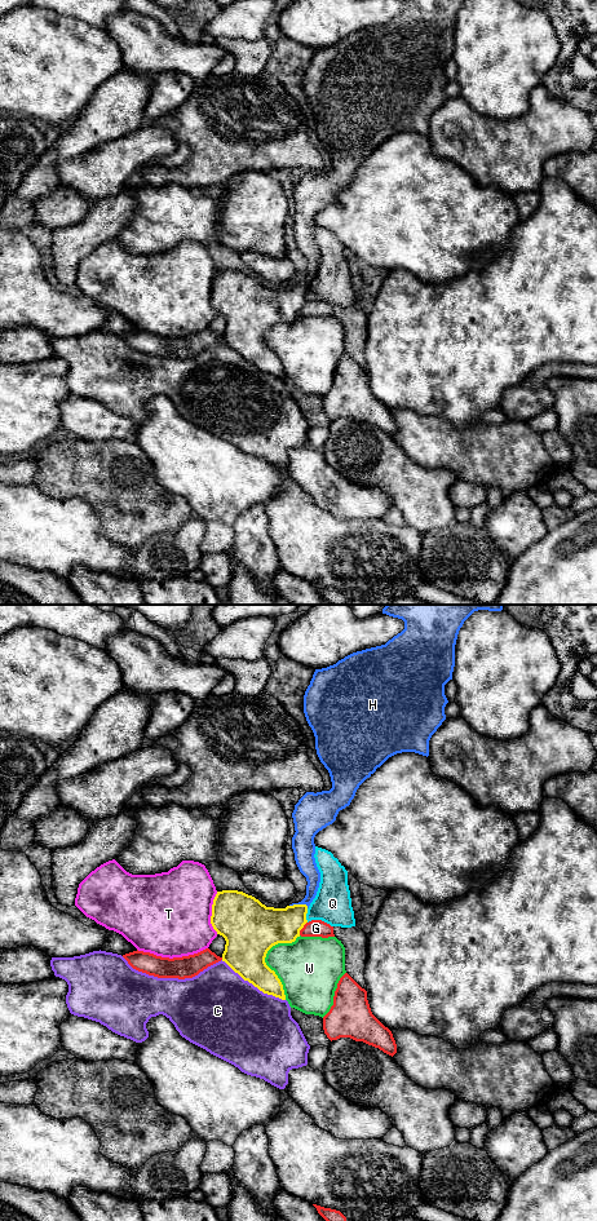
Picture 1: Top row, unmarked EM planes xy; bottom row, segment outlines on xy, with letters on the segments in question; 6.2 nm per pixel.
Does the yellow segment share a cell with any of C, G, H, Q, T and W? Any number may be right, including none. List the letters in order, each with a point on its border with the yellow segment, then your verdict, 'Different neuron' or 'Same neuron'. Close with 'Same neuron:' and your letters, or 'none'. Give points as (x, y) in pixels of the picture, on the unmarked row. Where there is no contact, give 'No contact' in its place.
C: Touches yellow at xy (253, 365). Different neuron
G: Touches yellow at xy (303, 306). Different neuron
H: Touches yellow at xy (299, 284). Same neuron
Q: Touches yellow at xy (305, 295). Different neuron
T: Touches yellow at xy (212, 292). Different neuron
W: Touches yellow at xy (264, 339). Different neuron
Same neuron: H

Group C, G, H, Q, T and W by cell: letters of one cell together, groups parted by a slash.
C / G / H / Q / T / W

